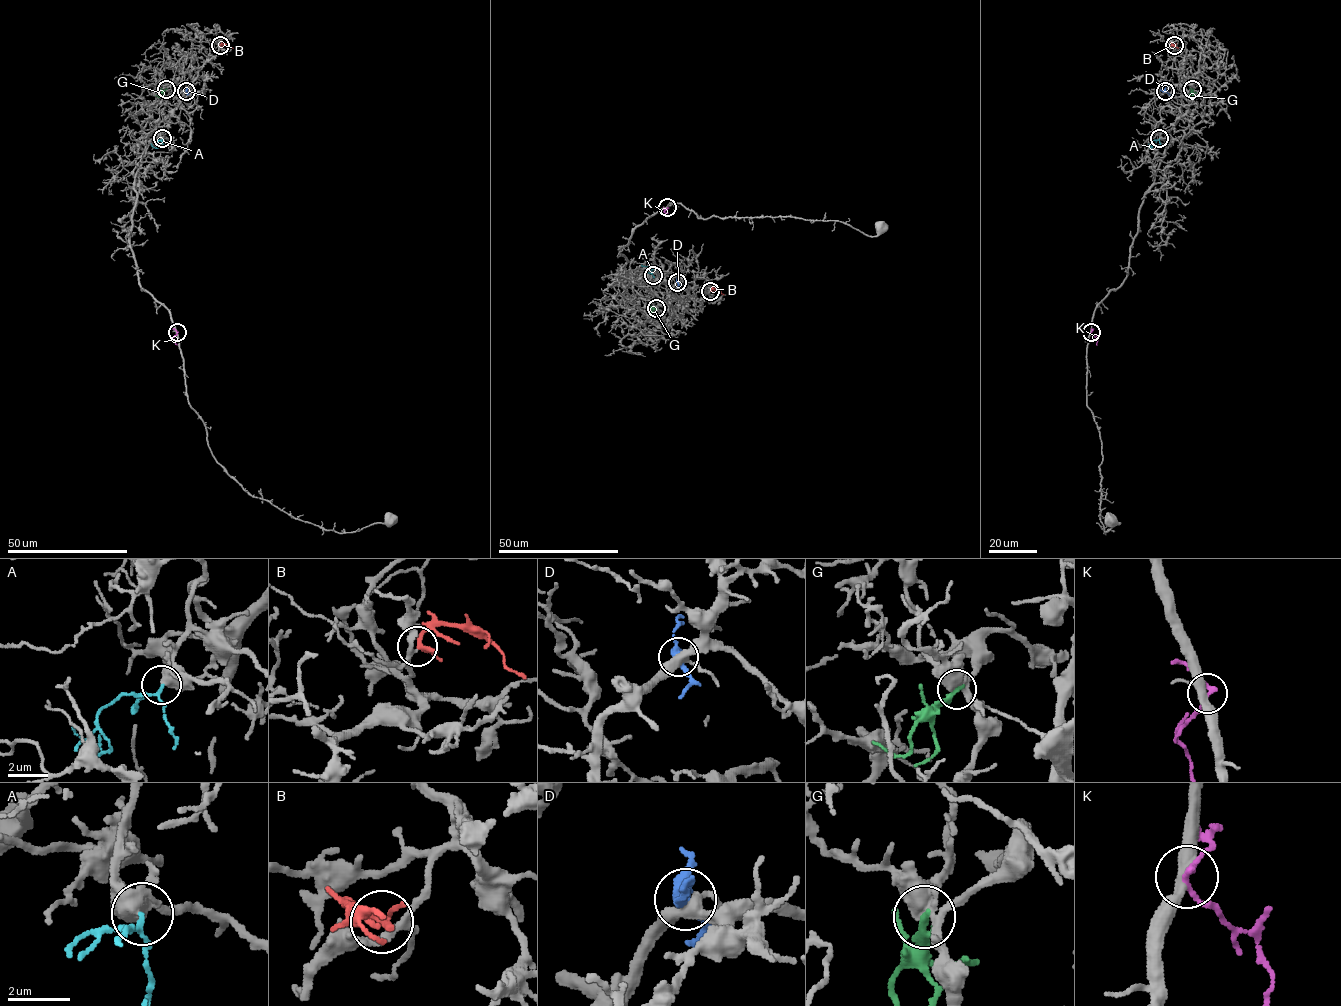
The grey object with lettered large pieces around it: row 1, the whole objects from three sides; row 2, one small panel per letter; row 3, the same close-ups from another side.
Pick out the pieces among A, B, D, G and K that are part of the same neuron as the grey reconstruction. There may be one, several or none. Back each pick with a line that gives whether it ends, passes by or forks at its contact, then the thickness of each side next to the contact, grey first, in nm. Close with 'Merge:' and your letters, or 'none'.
A: it passes by; 360 nm thick on the grey side, 130 nm on the other
Merge: A

